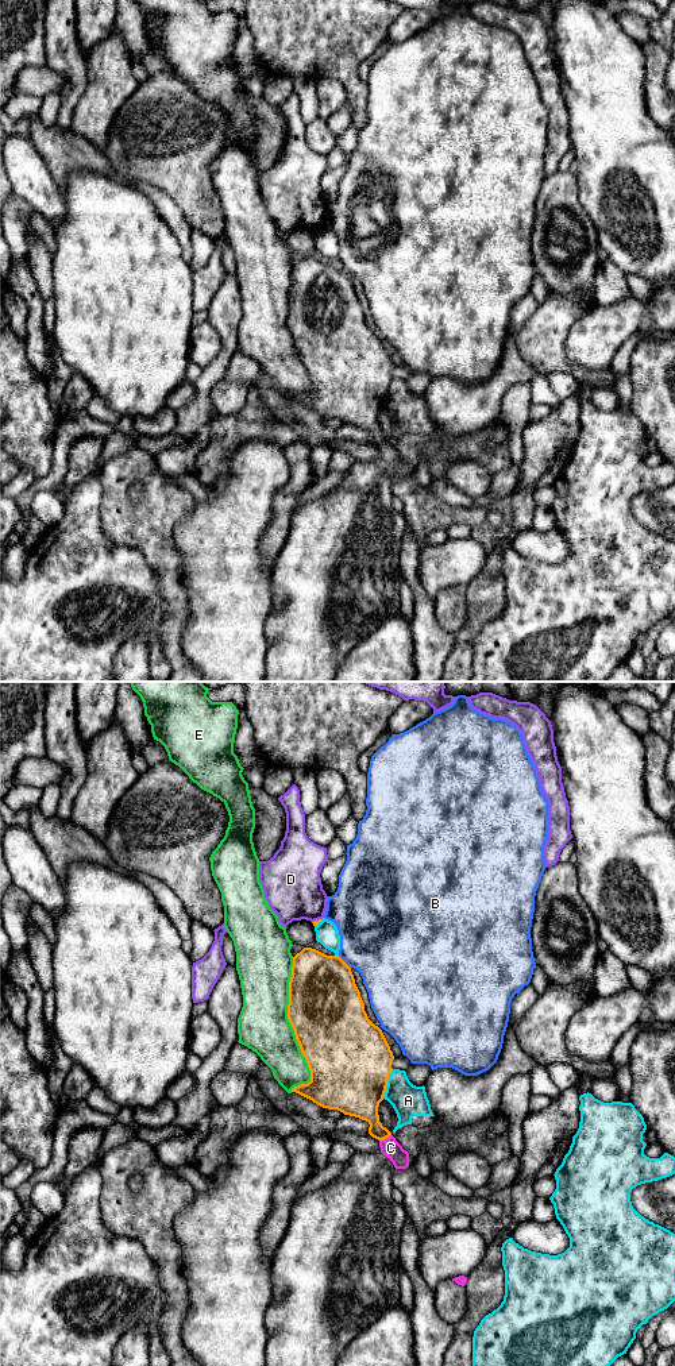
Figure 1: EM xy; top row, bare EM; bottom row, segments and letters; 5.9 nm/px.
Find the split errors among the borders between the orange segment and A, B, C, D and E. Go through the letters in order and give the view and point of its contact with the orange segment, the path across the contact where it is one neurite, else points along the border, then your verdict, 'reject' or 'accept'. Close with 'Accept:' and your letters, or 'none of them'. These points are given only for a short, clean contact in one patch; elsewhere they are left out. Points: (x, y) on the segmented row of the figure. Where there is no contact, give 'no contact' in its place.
A: contact xy (386, 1084); reject
B: contact xy (344, 963); reject
C: contact xy (385, 1138); way xy (362, 1103), (375, 1129), (385, 1138), (390, 1148); accept
D: contact xy (319, 919); border xy (323, 917), (312, 922); reject
E: contact xy (293, 1029); reject
Accept: C

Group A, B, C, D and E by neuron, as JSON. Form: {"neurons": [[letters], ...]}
{"neurons": [["A"], ["B"], ["C"], ["D"], ["E"]]}

